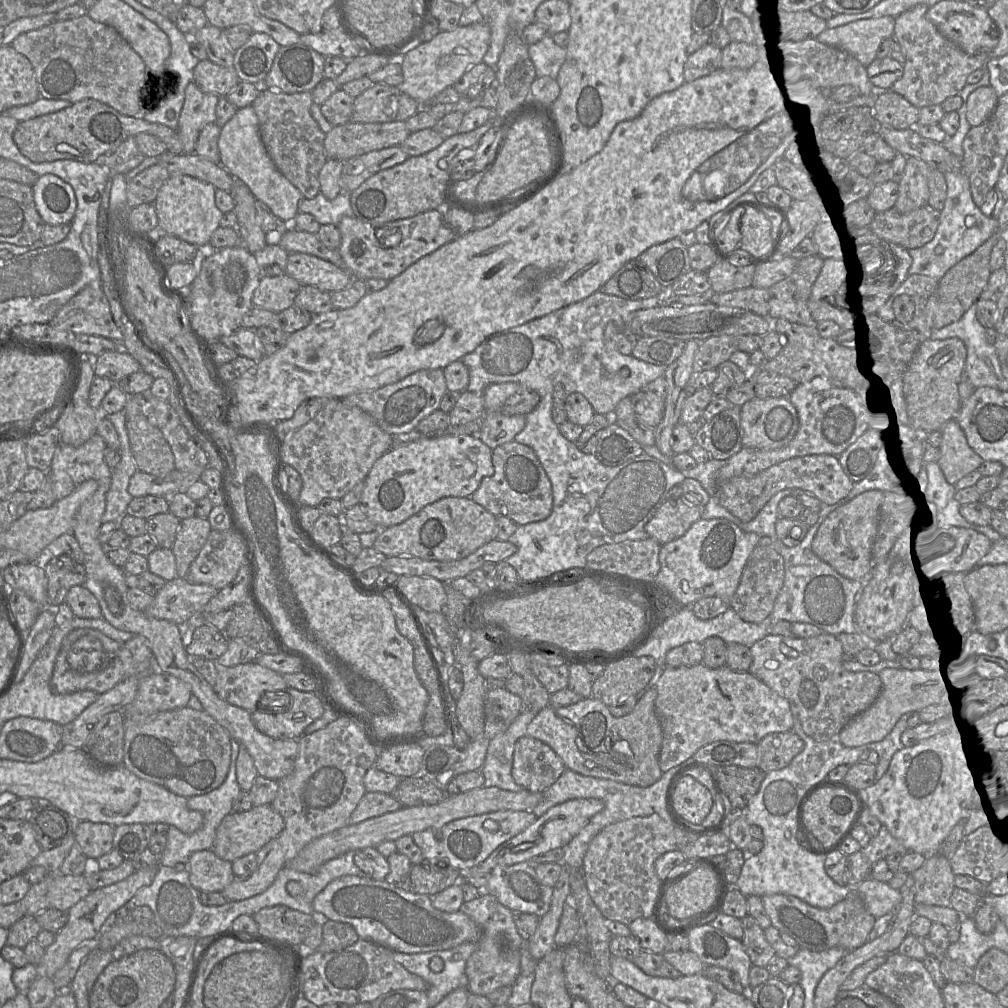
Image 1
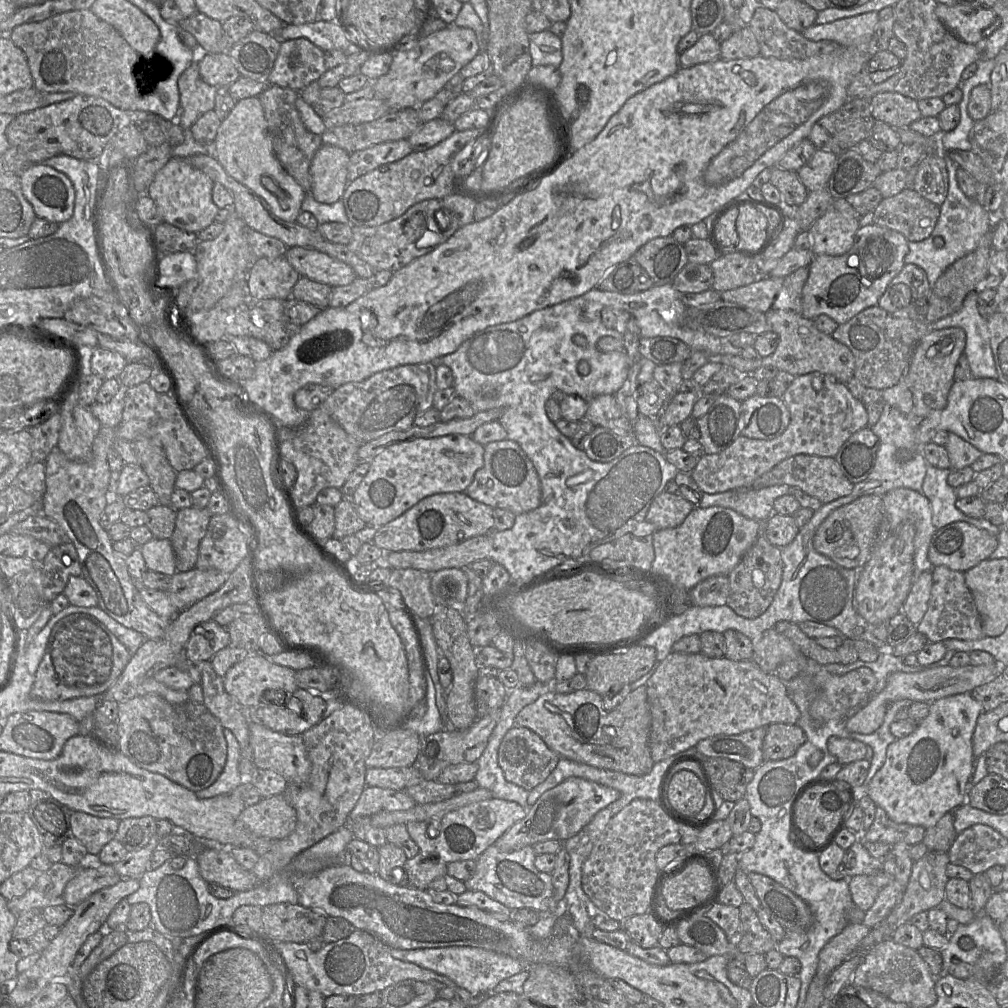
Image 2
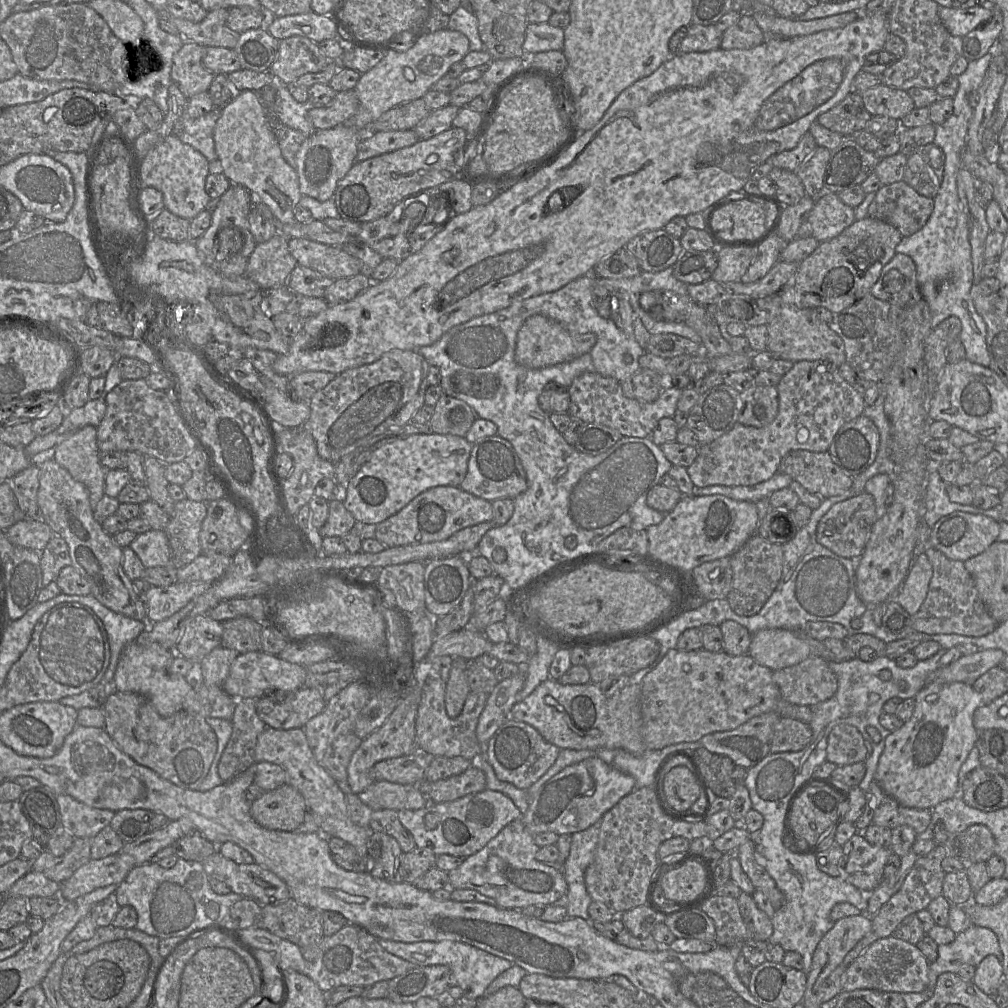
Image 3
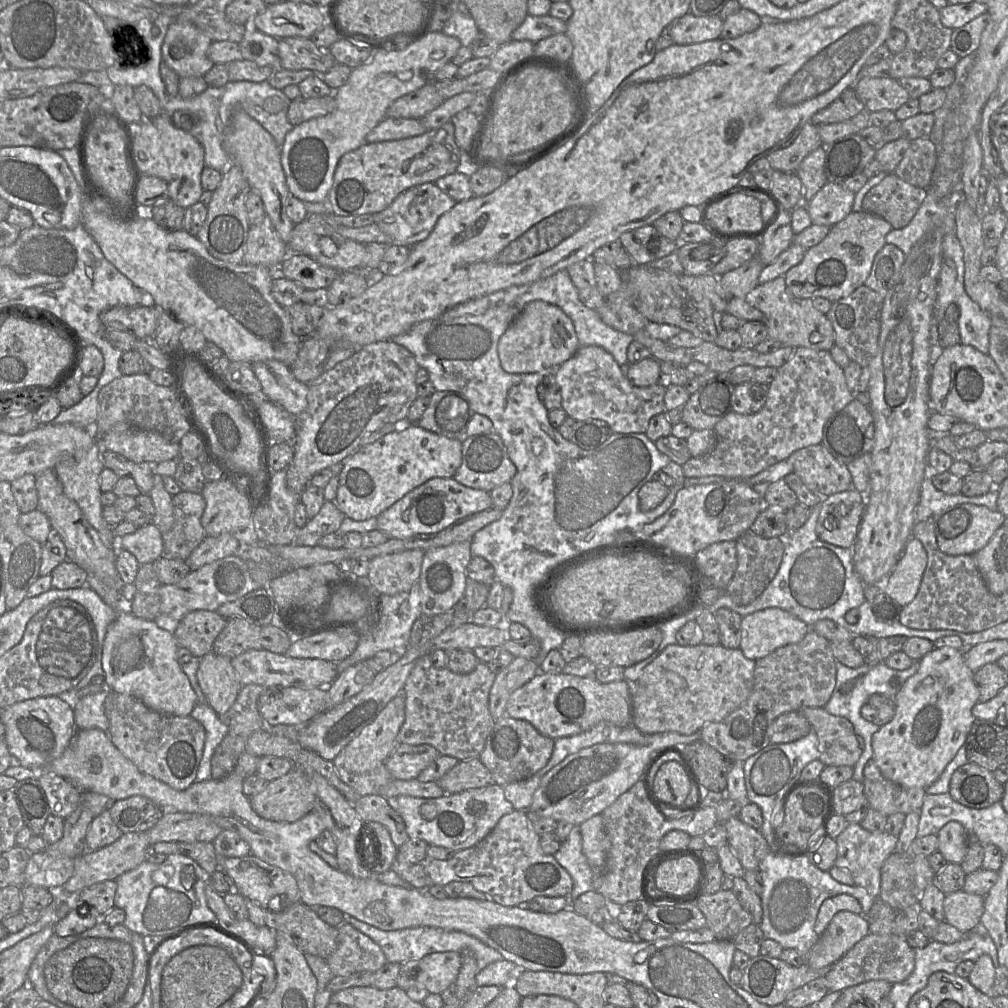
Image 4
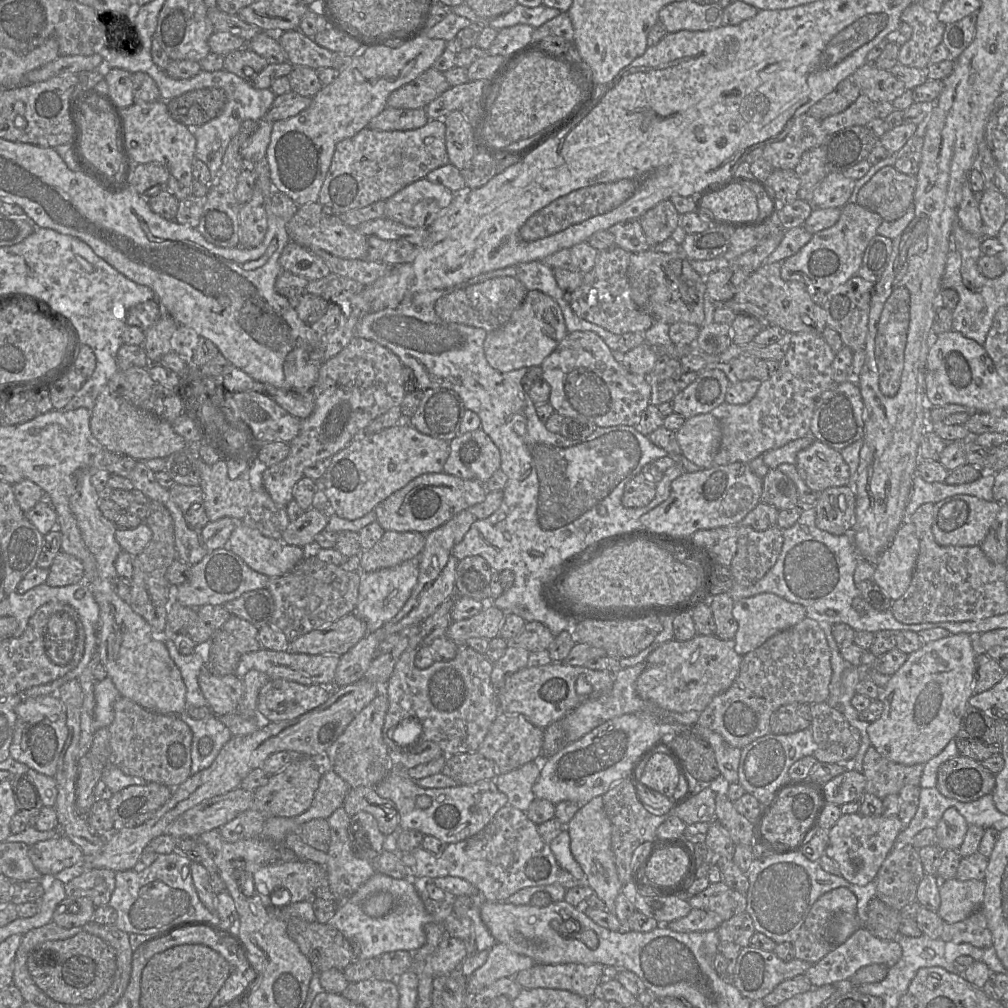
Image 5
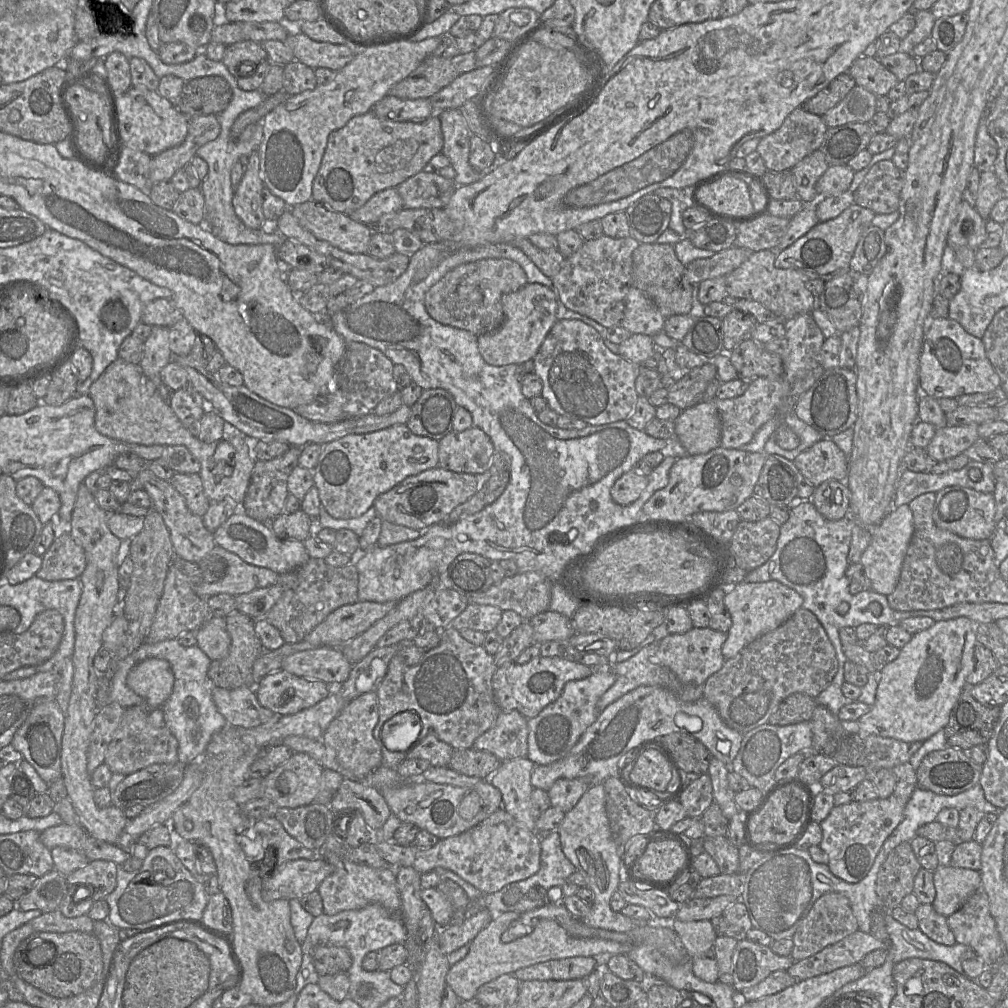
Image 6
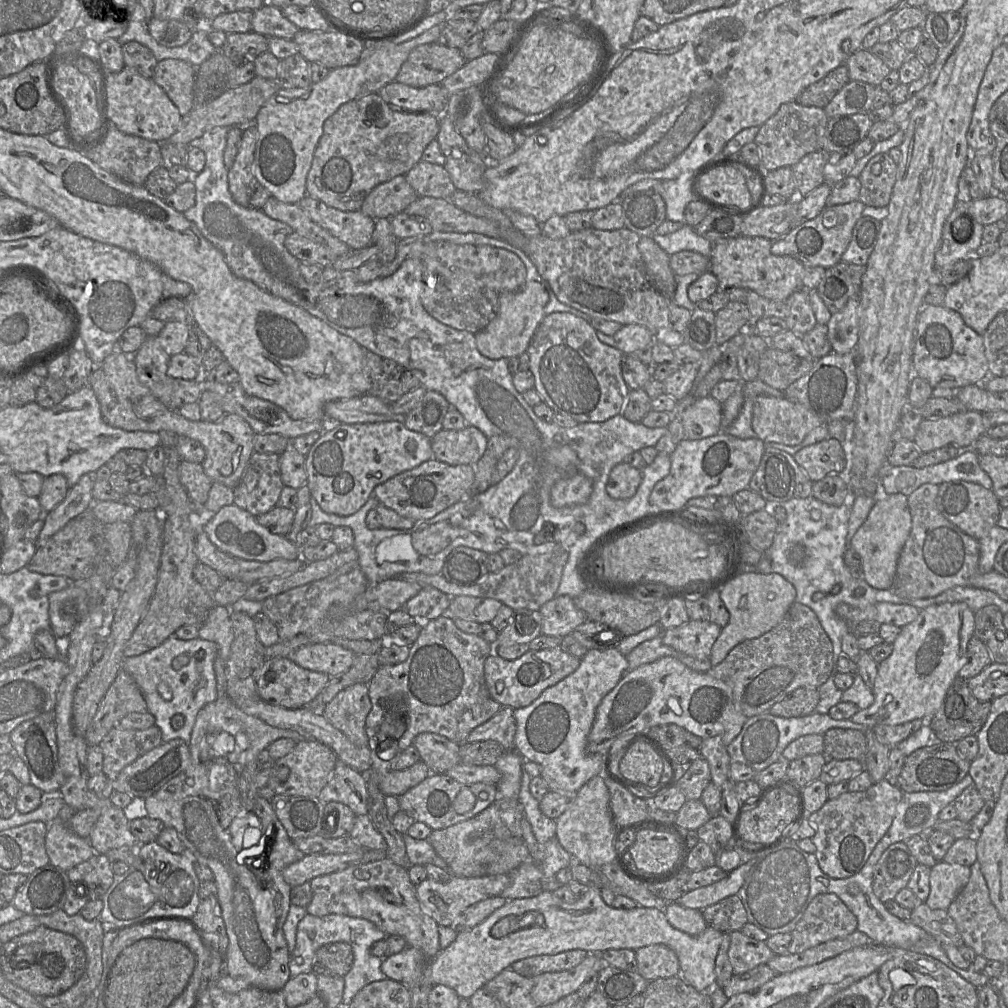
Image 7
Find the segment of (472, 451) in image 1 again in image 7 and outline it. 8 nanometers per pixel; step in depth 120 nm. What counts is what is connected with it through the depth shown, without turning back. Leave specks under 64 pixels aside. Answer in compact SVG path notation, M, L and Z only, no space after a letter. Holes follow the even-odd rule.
M402 420L376 423L344 424L321 432L320 437L305 456L307 486L321 509L329 514L350 516L356 513L373 494L374 488L388 479L411 470L434 458L431 439L408 429Z

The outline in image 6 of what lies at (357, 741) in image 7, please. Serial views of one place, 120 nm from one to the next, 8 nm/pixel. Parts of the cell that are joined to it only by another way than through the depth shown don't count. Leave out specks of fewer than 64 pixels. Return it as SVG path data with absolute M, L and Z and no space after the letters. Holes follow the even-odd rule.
M368 692L349 701L326 729L322 741L331 748L339 764L354 779L364 781L374 770L382 766L382 752L374 729L379 720L378 696Z

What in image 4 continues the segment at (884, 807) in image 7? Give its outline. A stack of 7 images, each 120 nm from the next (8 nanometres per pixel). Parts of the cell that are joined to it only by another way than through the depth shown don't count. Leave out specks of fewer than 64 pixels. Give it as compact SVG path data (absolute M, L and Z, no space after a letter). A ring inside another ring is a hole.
M860 824L849 825L835 839L837 858L835 865L848 870L856 886L865 888L874 898L878 898L881 886L881 868L885 860L897 849L898 837L887 831L871 832Z

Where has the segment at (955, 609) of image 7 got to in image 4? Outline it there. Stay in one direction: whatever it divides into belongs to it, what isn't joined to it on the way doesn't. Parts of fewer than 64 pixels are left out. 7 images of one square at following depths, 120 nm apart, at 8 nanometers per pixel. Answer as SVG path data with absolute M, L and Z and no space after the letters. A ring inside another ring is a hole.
M934 648L919 660L917 672L906 680L895 696L896 711L891 721L880 726L872 737L873 760L882 775L905 787L927 788L943 773L958 750L965 744L975 717L973 706L979 702L974 672L965 664L962 650Z

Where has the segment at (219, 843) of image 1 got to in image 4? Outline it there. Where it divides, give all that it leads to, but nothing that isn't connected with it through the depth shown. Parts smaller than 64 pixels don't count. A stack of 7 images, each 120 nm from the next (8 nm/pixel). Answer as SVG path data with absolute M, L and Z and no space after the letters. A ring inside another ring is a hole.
M293 768L287 774L268 782L265 789L250 797L253 810L262 818L276 822L295 822L311 812L317 797L306 772Z

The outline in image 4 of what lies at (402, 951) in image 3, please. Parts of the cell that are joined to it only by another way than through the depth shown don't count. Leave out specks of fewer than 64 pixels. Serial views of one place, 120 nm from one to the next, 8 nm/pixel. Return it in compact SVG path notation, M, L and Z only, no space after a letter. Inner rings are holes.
M344 914L344 921L354 926L358 931L368 936L377 943L388 962L404 964L409 961L419 960L429 954L436 952L460 952L471 951L477 960L478 972L489 964L503 960L503 956L495 949L489 947L479 939L460 931L448 931L434 927L415 927L396 931L384 931L364 923L348 914Z

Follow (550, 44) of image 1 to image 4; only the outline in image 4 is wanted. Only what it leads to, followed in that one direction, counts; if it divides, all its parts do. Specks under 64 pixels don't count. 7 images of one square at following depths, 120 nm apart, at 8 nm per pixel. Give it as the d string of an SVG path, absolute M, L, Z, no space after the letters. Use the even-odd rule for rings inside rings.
M528 14L523 23L513 32L512 39L532 43L550 37L552 35L566 33L567 22L551 15L532 16Z

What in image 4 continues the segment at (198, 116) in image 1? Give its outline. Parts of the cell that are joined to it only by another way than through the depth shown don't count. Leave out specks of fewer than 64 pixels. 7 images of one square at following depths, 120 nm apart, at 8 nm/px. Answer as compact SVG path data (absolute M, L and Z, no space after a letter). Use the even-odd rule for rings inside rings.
M174 21L162 43L162 60L180 78L204 77L214 65L207 56L211 42L211 38L196 26Z

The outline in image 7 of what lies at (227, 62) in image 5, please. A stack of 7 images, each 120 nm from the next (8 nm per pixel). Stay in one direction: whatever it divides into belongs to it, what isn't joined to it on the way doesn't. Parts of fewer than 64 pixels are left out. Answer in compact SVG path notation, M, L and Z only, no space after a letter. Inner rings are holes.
M253 31L229 33L220 51L233 65L253 62L257 56L268 51L268 38Z

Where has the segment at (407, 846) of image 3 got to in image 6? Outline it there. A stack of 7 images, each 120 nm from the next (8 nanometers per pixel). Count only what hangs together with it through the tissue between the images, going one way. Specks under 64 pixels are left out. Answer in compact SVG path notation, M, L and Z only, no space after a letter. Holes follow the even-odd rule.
M344 778L328 806L333 812L359 810L372 831L381 829L392 814L378 789L354 778Z

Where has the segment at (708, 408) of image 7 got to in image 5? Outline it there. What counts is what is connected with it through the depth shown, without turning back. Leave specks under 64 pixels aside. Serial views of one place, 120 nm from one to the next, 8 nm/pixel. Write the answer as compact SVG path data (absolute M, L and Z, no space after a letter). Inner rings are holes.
M712 413L700 414L685 420L676 431L682 454L701 469L713 466L721 442L721 428Z

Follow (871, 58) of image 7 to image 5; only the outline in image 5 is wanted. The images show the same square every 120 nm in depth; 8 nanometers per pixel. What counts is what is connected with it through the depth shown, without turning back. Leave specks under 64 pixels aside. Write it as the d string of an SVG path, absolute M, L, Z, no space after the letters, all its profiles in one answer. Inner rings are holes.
M866 62L851 76L860 92L873 102L890 102L901 96L906 88L889 70L879 69L875 63Z

